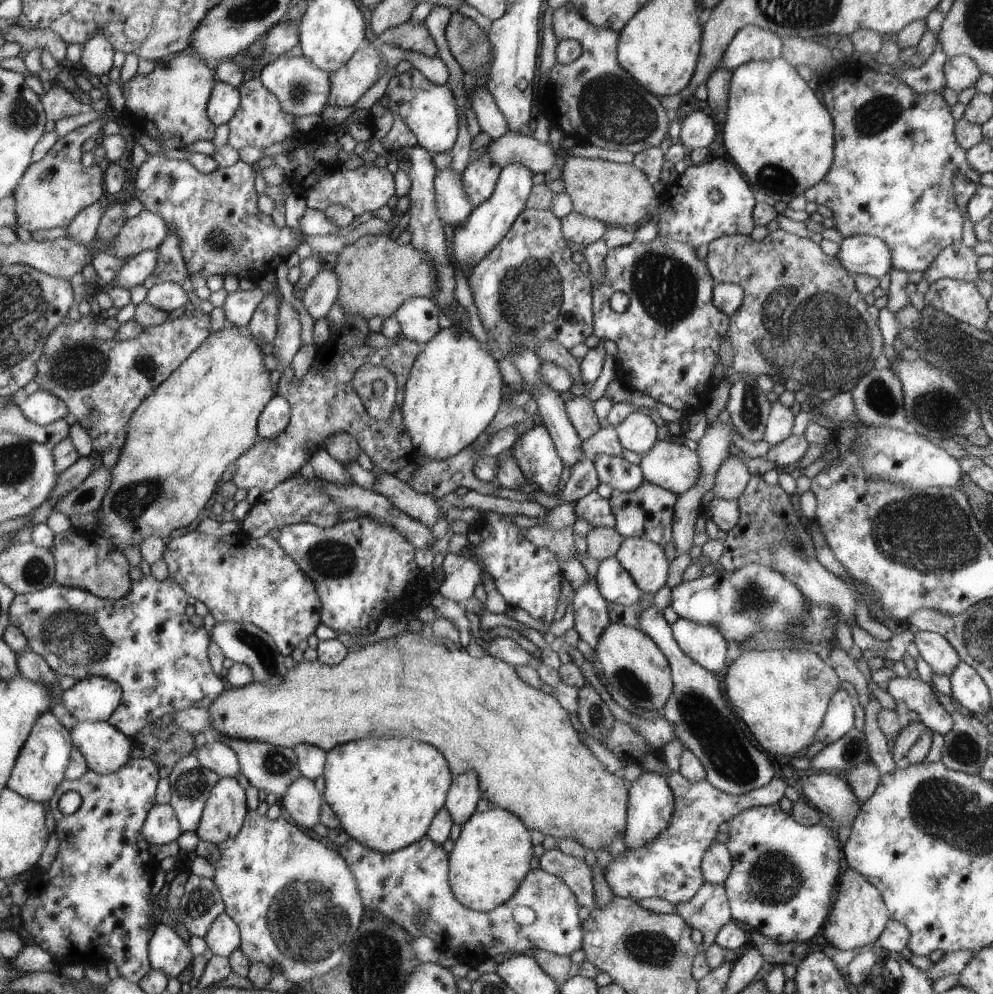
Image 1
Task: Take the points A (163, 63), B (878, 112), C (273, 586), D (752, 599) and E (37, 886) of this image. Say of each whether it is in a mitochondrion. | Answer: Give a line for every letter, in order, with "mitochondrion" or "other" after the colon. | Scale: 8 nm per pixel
A: other
B: mitochondrion
C: mitochondrion
D: mitochondrion
E: other

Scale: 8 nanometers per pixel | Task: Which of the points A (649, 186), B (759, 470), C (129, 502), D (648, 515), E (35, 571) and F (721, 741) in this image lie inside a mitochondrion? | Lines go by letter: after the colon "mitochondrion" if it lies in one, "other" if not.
A: other
B: other
C: mitochondrion
D: other
E: mitochondrion
F: mitochondrion

